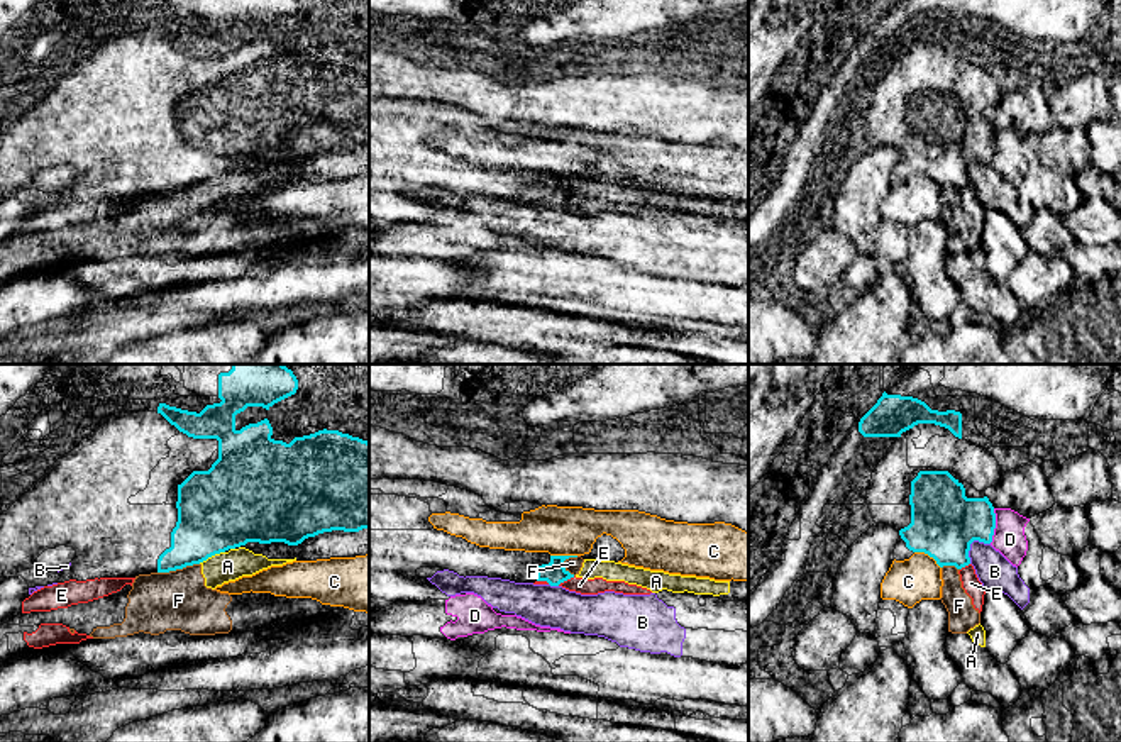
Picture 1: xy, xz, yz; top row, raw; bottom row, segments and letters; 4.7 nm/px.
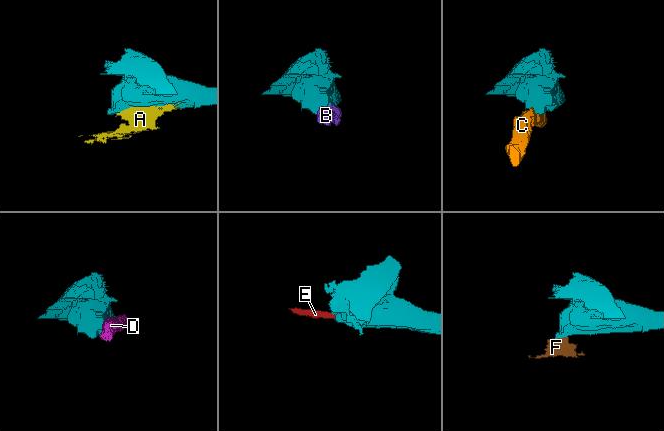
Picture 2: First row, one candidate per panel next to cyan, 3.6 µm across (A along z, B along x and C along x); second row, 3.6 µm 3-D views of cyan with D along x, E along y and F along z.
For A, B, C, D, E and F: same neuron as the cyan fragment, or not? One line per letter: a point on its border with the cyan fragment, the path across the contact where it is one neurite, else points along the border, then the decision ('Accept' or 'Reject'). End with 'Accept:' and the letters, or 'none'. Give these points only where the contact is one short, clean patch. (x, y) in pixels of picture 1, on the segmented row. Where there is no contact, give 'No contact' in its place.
A: Touches cyan at xy (210, 556). Reject
B: Touches cyan at yz (971, 542). Reject
C: Touches cyan at yz (928, 554). Boundary: yz (915, 551), (927, 553), (940, 568). Reject
D: Touches cyan at yz (994, 526). Reject
E: Touches cyan at xz (566, 580). Boundary: xz (574, 576), (557, 585). Reject
F: Touches cyan at xy (178, 568). Boundary: xy (198, 563), (158, 573). Reject
Accept: none

